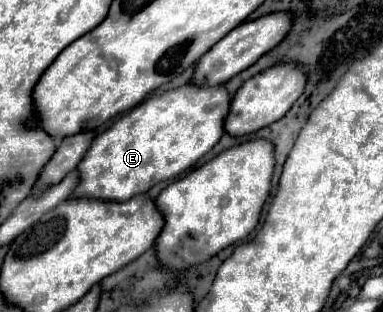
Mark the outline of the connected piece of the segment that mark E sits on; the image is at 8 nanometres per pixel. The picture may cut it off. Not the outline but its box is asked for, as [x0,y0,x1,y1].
[72,82,232,202]

